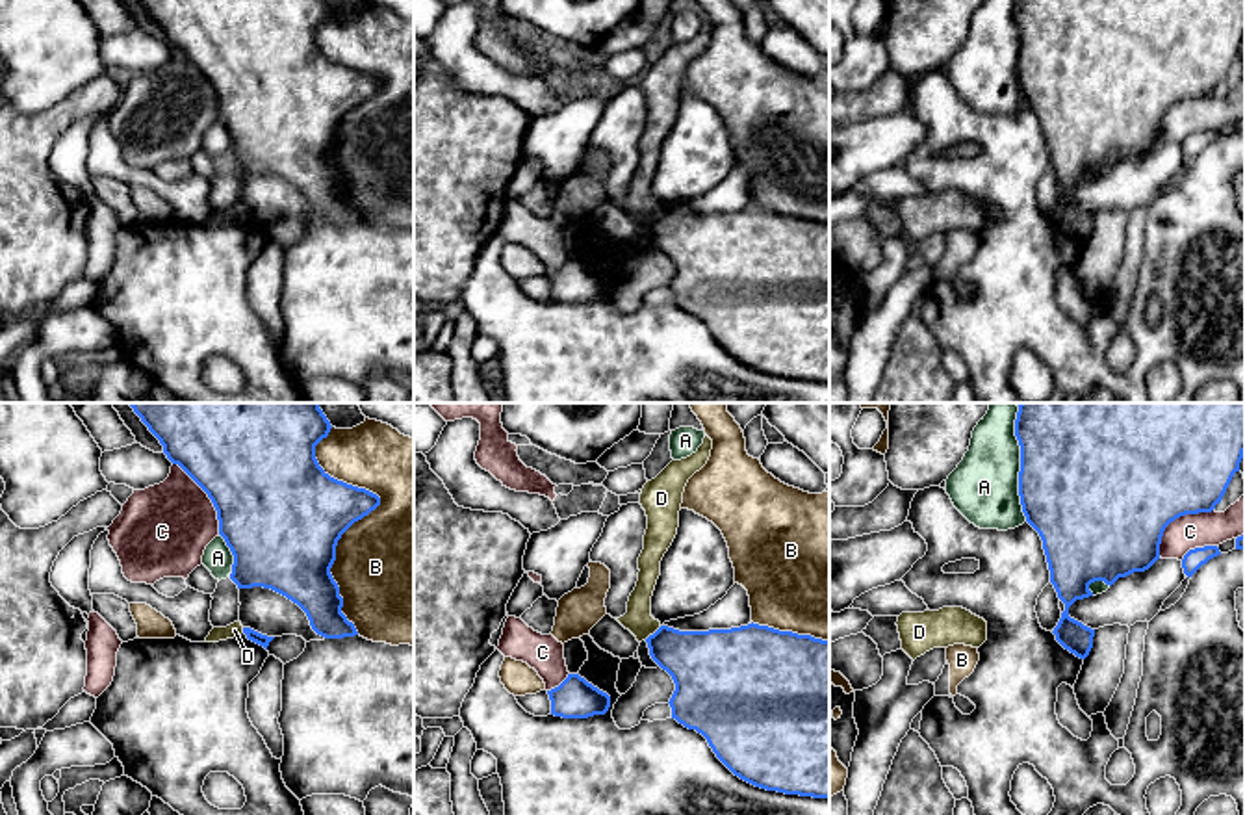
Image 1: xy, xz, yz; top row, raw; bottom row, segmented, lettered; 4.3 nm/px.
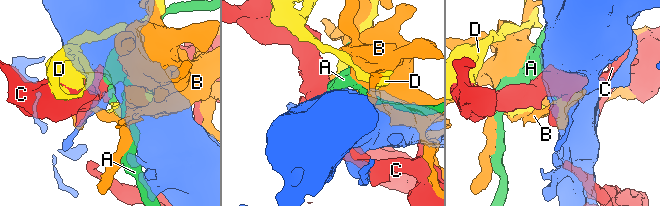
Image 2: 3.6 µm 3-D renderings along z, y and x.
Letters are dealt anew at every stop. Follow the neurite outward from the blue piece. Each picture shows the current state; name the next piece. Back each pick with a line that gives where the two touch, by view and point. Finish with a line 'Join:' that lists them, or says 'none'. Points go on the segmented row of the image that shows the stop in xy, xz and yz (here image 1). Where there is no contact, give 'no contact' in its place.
Join: none

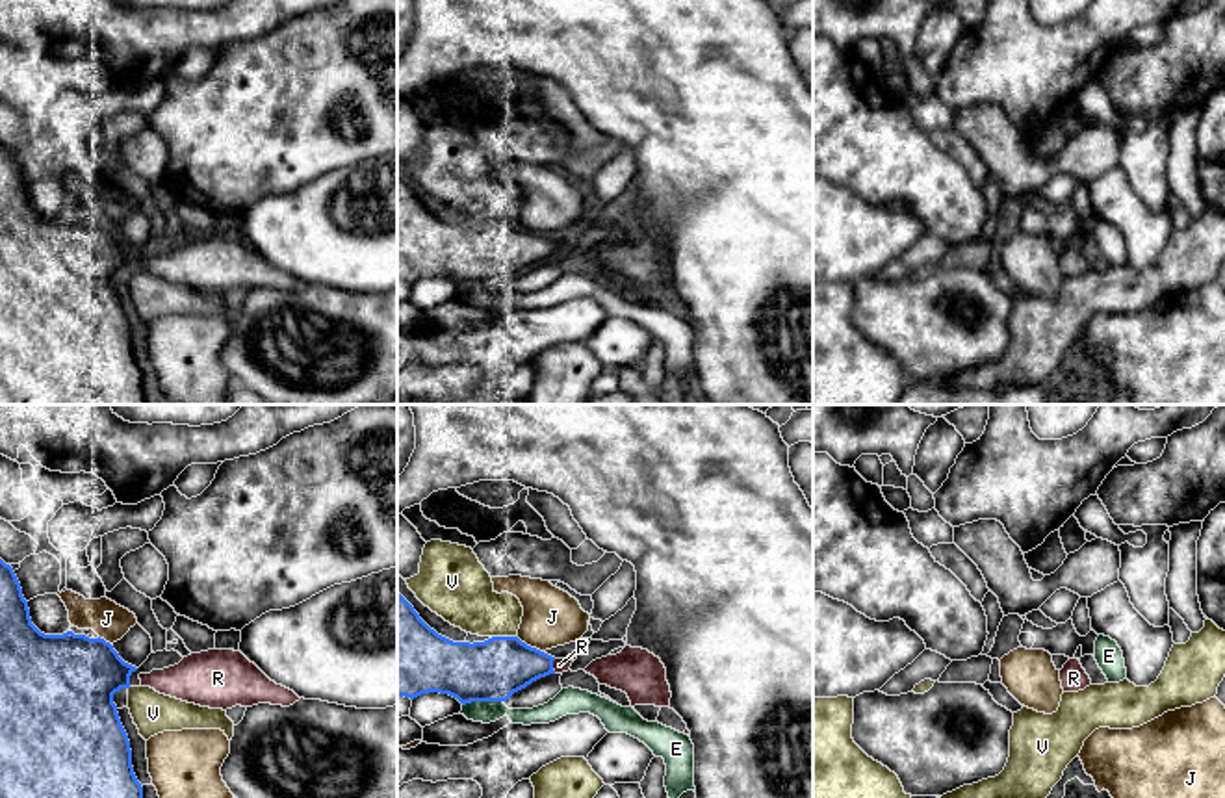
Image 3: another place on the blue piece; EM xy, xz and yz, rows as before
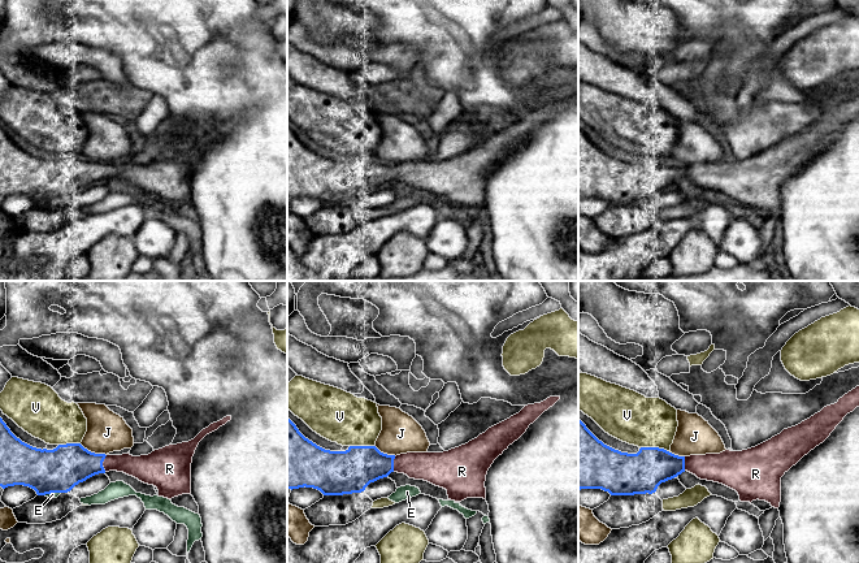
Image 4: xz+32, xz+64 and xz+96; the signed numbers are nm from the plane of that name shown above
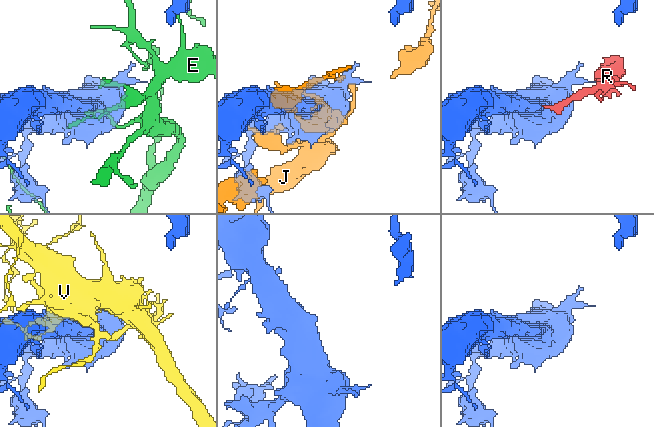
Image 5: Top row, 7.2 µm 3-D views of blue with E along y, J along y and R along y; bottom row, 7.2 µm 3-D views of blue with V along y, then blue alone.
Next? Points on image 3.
R: meets blue in xz at (552, 667)
Join: R

